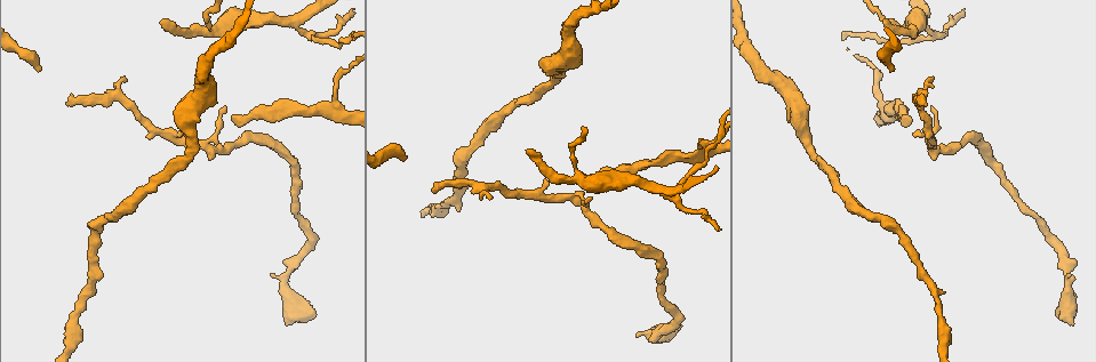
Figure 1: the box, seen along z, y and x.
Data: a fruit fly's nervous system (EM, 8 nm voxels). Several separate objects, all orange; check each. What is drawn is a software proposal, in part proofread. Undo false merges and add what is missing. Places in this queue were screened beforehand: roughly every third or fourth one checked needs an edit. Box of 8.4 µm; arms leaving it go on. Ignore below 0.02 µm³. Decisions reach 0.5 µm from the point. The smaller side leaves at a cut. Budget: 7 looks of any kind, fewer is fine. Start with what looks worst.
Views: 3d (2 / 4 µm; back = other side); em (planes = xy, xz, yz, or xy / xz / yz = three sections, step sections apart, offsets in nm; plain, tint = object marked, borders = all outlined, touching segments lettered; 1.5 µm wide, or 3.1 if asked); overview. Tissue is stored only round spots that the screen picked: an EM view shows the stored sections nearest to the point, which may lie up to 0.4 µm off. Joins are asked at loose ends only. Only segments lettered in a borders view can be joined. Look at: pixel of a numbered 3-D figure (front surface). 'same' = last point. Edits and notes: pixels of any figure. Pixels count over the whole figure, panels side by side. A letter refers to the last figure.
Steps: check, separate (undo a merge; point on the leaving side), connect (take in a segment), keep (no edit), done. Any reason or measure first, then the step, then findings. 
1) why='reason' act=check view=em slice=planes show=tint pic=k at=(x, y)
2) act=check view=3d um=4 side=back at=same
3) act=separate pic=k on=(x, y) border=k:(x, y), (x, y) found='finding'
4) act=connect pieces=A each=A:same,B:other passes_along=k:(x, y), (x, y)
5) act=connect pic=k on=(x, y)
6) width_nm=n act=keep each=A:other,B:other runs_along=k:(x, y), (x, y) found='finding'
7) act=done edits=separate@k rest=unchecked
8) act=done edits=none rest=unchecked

why='free end' act=check view=em slice=xz step=4 show=borders pic=1 at=(70, 105)

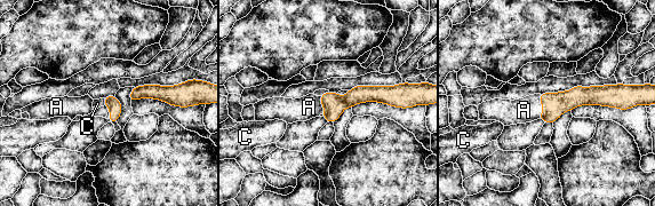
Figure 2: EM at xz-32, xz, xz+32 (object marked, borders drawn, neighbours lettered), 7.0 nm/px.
longest_contact=A:180nm act=connect pieces=A each=A:same,C:other passes_along=2:(554, 104), (542, 105), (524, 110) found='it goes on there'

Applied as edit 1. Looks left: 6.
act=check view=em slice=planes show=plain pic=1 at=(330, 110)

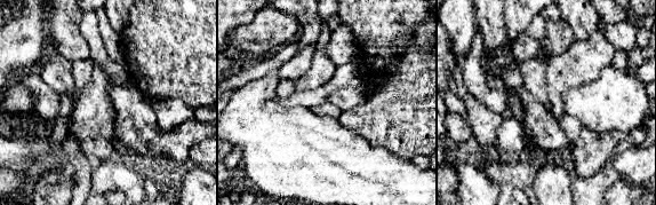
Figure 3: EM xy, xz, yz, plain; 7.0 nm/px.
why='where the object lies' act=check view=em slice=planes show=tint at=same

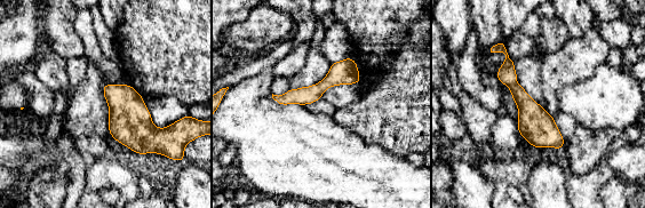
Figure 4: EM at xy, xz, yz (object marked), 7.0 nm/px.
why='what lies round it' act=check view=em slice=planes show=borders at=same

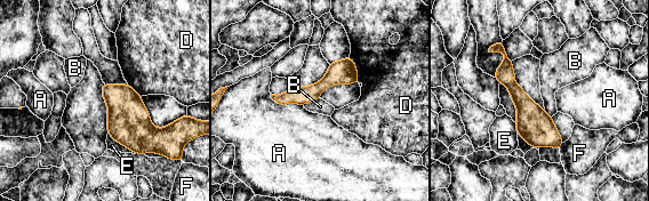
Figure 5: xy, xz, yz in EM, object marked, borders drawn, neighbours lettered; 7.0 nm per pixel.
act=separate pic=5 on=(529, 113) each=A:other,B:other,D:other,E:other,F:other border=5:(514, 82), (507, 86) found='two neurons meet here'

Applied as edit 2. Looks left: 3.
why='arms part here' act=check view=em slice=yz step=4 show=borders pic=1 at=(658, 189)

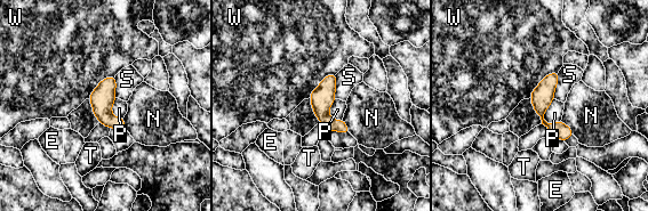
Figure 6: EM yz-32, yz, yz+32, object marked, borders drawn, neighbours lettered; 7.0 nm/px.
act=check view=em slice=planes show=borders at=same

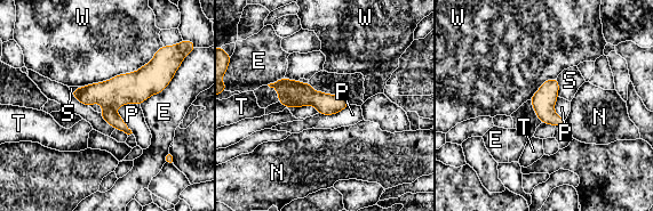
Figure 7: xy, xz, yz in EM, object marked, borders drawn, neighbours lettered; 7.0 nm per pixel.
width_nm=160 act=keep each=E:other,N:other,P:other,S:other,T:other,W:other found='all the same neuron'

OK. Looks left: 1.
act=done edits=connect@2,separate@5 rest=unchecked

